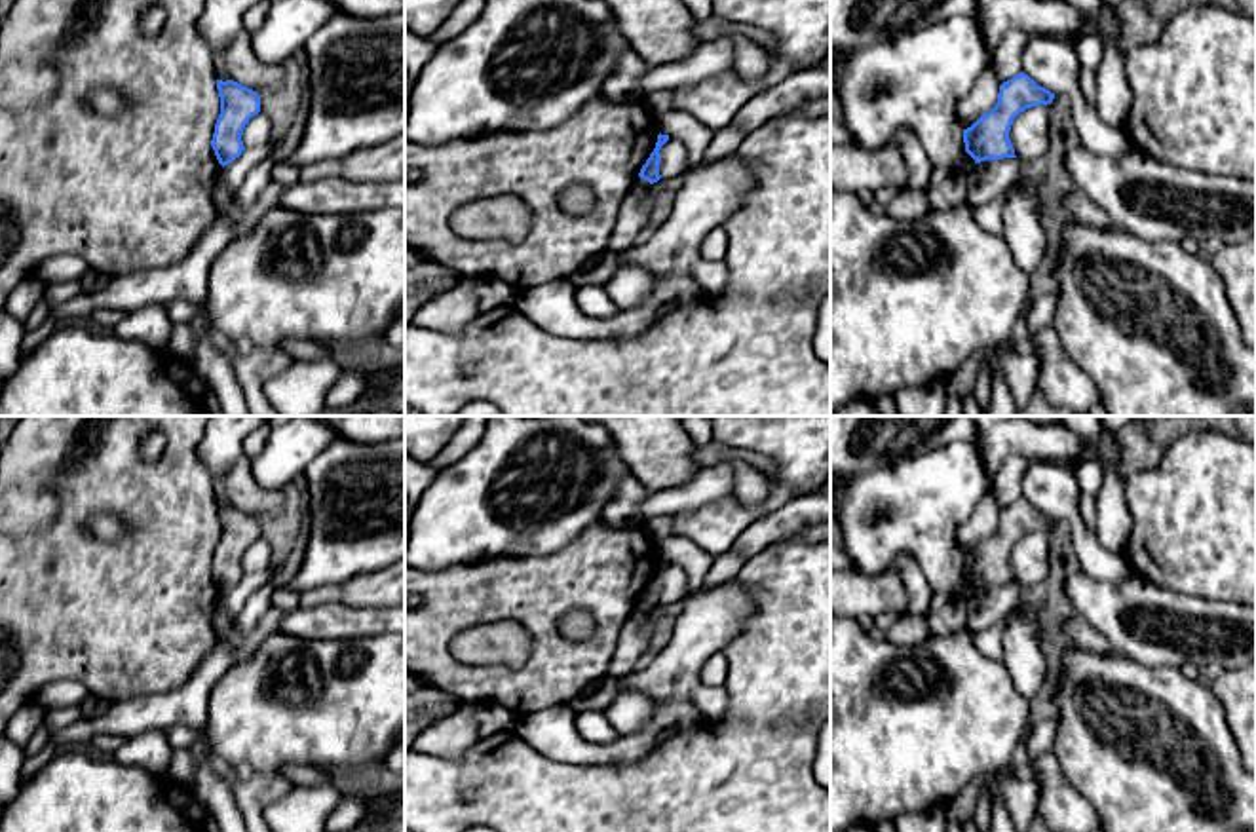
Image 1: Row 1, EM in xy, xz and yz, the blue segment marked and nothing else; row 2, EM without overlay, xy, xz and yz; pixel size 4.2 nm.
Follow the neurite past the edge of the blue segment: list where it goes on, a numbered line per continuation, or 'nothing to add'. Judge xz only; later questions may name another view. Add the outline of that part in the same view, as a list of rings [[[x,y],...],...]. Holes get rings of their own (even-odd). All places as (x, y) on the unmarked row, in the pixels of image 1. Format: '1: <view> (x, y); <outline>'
nothing to add

